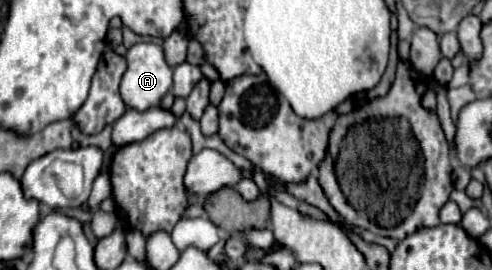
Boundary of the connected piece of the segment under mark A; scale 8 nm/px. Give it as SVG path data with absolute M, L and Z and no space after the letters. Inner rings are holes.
M141 42L141 44L135 44L133 48L129 48L125 58L129 64L129 68L121 80L121 98L123 98L125 106L135 108L139 112L149 110L151 106L159 106L163 96L173 86L173 78L171 78L173 70L167 66L167 62L163 58L163 48L157 44L151 44L151 42Z

